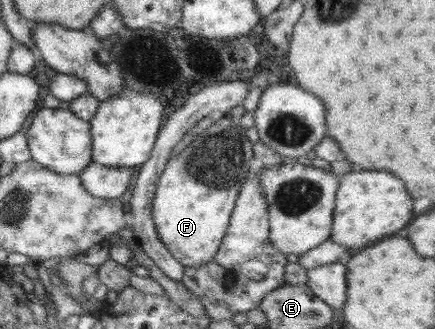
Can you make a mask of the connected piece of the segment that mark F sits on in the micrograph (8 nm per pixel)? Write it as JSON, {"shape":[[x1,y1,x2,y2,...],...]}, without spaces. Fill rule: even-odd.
{"shape":[[226,115,164,166,152,200,152,217,160,239,185,267,212,262,220,248,238,193,256,163,246,131]]}

